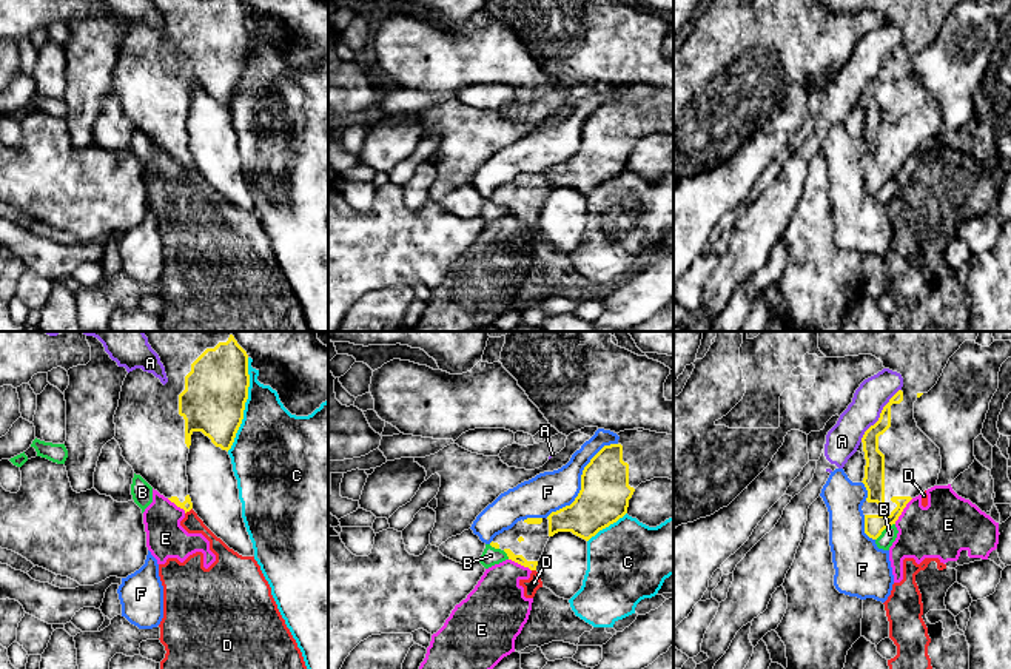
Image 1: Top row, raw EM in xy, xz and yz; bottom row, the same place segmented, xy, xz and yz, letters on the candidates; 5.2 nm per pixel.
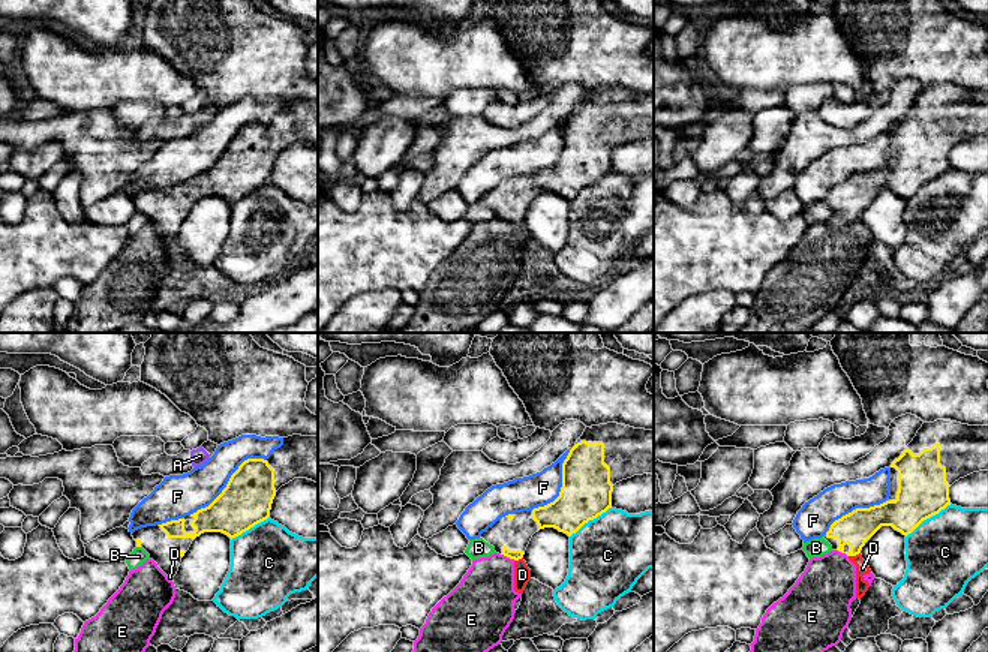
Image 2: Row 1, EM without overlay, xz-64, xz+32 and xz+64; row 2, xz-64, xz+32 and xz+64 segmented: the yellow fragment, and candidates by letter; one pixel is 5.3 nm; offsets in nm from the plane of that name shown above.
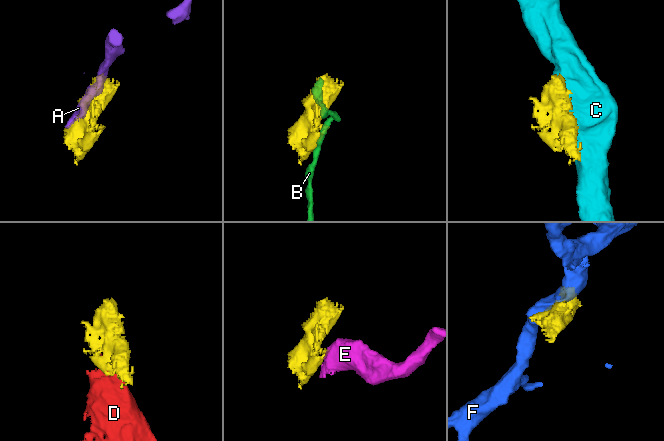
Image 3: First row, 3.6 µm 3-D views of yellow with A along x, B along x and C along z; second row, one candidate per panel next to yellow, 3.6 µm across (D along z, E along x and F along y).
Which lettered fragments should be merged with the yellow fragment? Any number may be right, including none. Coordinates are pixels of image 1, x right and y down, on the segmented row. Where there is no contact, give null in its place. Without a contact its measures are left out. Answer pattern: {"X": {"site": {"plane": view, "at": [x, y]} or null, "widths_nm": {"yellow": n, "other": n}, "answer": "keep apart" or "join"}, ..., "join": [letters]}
{"A": {"site": {"plane": "yz", "at": [880, 415]}, "widths_nm": {"yellow": 100, "other": 180}, "answer": "keep apart"}, "B": {"site": {"plane": "yz", "at": [883, 529]}, "widths_nm": {"yellow": 110, "other": 80}, "answer": "keep apart"}, "C": {"site": {"plane": "xy", "at": [244, 404]}, "widths_nm": {"yellow": 340, "other": 380}, "answer": "keep apart"}, "D": {"site": {"plane": "xy", "at": [188, 510]}, "widths_nm": {"yellow": 60, "other": 100}, "answer": "keep apart"}, "E": {"site": {"plane": "yz", "at": [902, 510]}, "widths_nm": {"yellow": 110, "other": 300}, "answer": "keep apart"}, "F": {"site": {"plane": "xz", "at": [581, 481]}, "widths_nm": {"yellow": 260, "other": 220}, "answer": "keep apart"}, "join": []}

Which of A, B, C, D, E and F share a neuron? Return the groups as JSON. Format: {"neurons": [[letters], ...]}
{"neurons": [["A"], ["B"], ["C"], ["D", "E"], ["F"]]}

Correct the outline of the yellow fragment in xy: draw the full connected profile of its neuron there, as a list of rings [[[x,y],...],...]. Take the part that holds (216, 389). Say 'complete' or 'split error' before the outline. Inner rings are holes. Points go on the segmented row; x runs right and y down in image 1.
split error; [[[230,331],[143,333],[159,355],[168,382],[163,385],[142,368],[126,375],[114,415],[114,439],[134,473],[186,513],[193,509],[186,476],[191,435],[202,432],[216,447],[231,449],[248,399],[248,355]]]

